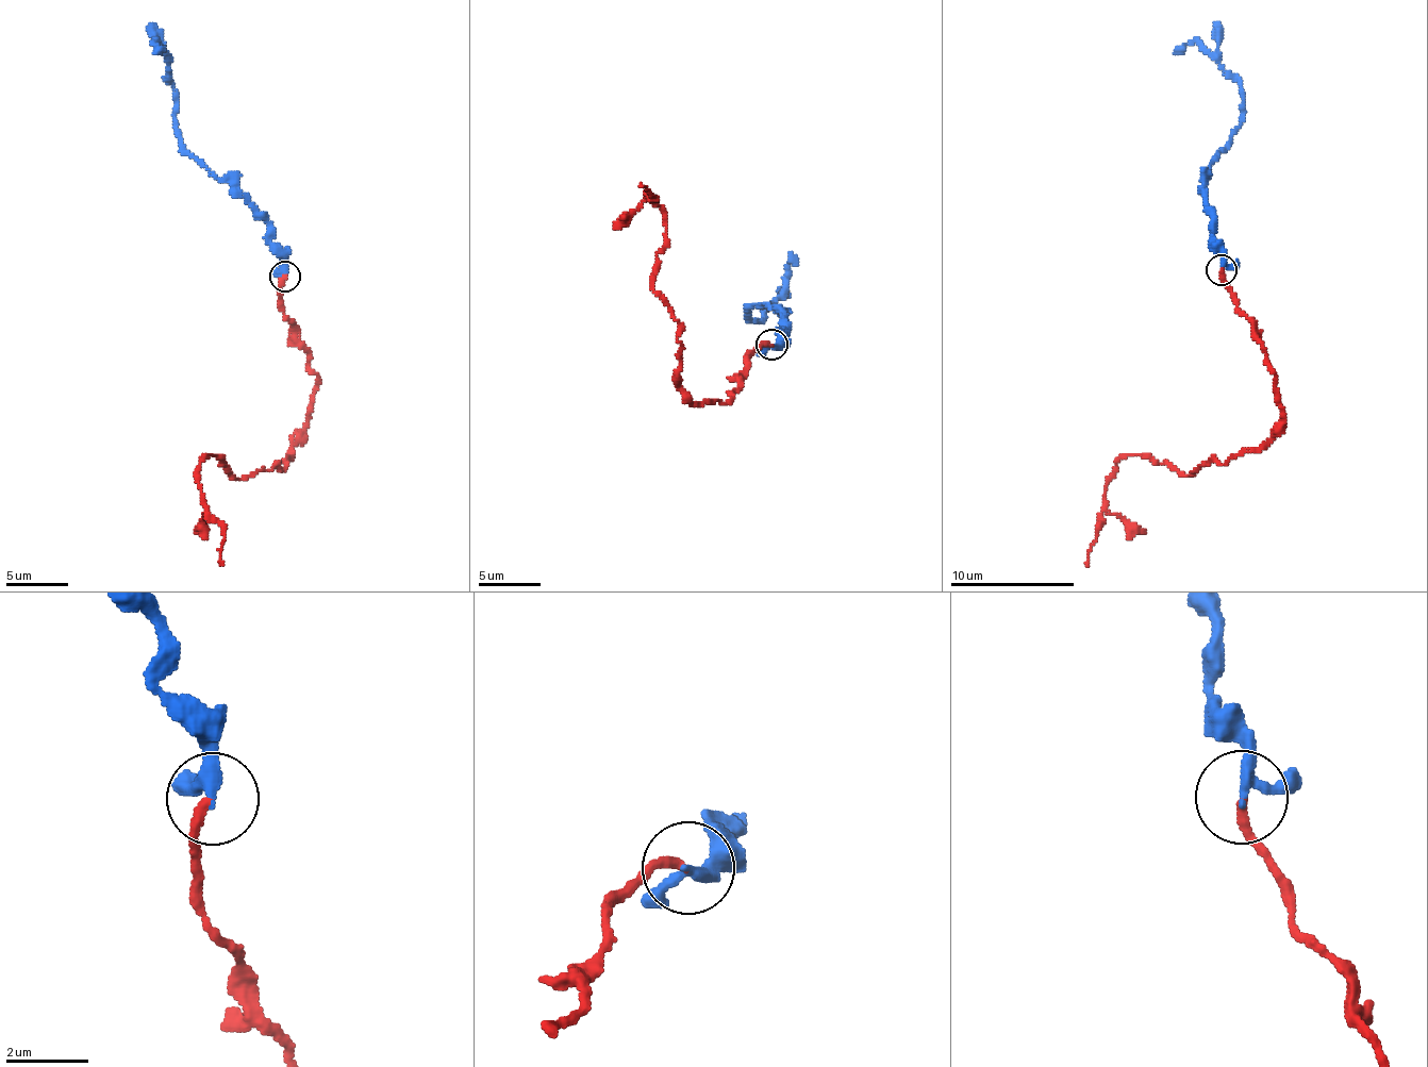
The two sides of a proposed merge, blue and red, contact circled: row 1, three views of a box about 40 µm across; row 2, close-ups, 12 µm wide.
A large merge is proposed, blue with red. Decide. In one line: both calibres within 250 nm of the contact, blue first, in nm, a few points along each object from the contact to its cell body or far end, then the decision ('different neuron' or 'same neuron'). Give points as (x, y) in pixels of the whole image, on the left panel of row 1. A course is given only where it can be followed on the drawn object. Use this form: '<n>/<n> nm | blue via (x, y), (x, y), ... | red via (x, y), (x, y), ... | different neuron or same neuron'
240/220 nm | blue via (286, 276), (286, 256), (270, 240), (270, 222), (187, 154), (165, 77), (168, 64), (156, 42), (156, 53) | red via (286, 276), (311, 411), (285, 468), (238, 479), (206, 454), (201, 503), (222, 565) | same neuron

